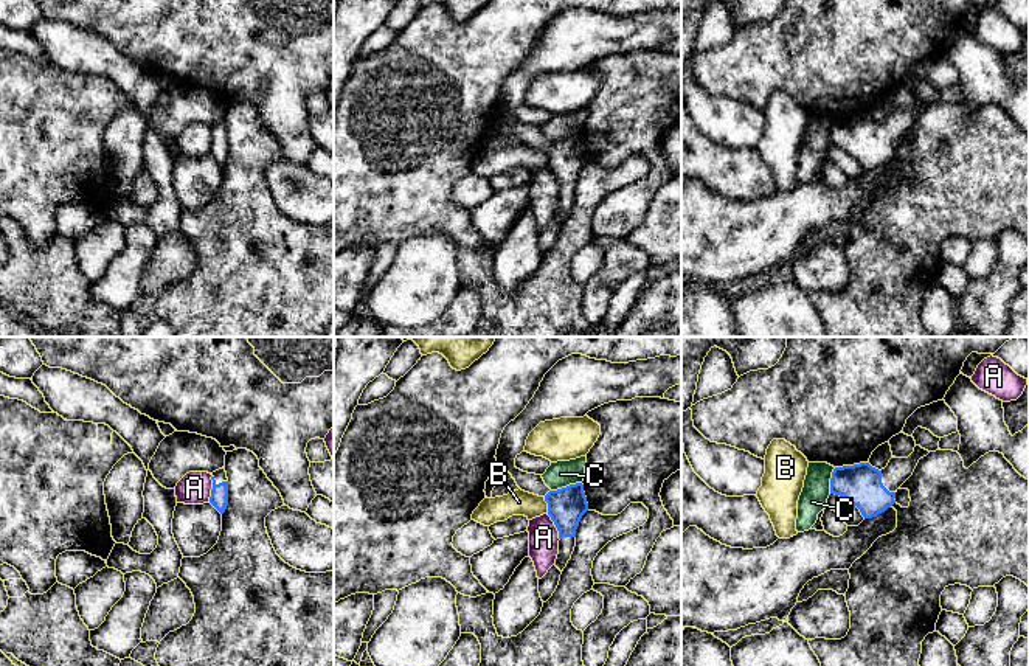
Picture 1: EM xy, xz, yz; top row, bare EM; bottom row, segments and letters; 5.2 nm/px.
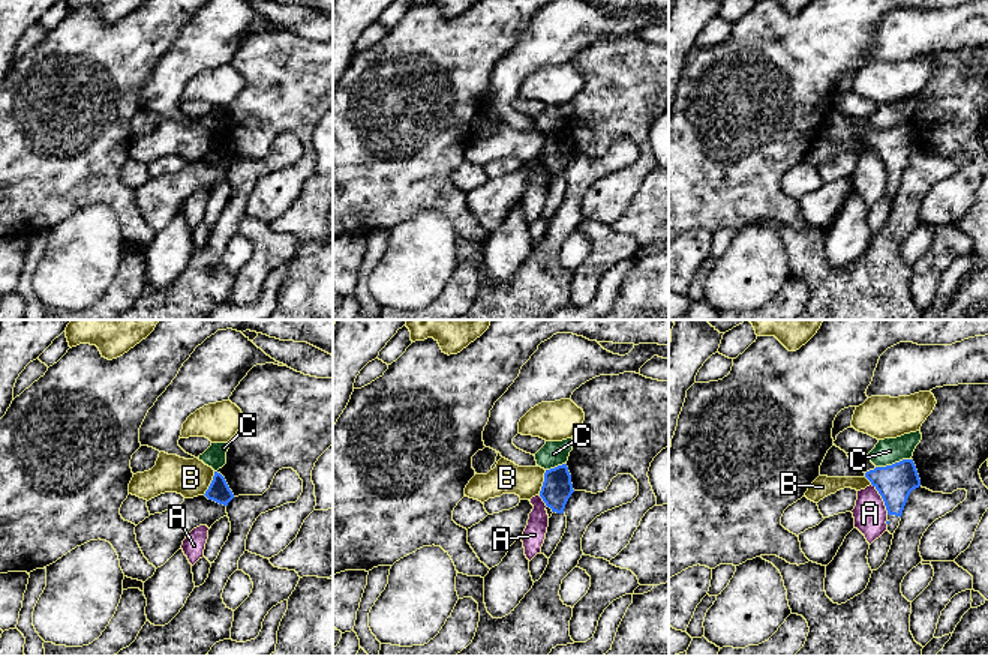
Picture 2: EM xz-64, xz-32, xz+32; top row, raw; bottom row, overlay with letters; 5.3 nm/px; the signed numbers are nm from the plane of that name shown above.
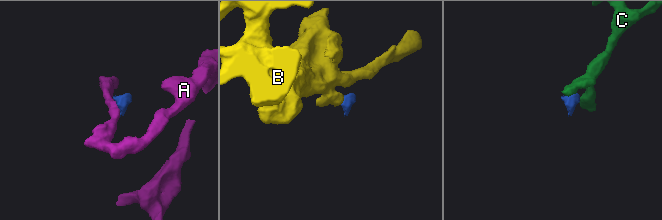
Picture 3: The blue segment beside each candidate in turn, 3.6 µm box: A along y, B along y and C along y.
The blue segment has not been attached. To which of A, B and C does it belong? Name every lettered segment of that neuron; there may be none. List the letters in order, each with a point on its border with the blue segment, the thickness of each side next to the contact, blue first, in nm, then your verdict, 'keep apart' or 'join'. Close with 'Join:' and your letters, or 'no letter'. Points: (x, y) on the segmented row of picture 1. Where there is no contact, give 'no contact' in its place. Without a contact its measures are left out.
A: xy (213, 488) | 100/170 nm | keep apart
B: xz (548, 505) | 190/130 nm | keep apart
C: xz (567, 486) | 190/140 nm | keep apart
Join: no letter

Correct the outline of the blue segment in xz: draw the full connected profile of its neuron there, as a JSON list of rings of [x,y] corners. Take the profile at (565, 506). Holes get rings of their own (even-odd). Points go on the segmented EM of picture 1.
[[[571,354],[559,360],[543,377],[526,408],[511,421],[497,449],[498,469],[508,470],[517,486],[543,497],[548,515],[559,531],[556,567],[563,571],[576,546],[576,529],[588,511],[584,484],[576,483],[551,491],[542,475],[515,467],[515,458],[525,452],[529,433],[545,421],[584,418],[588,411],[616,401],[661,397],[681,383],[681,356],[660,356],[629,363],[612,363]]]

